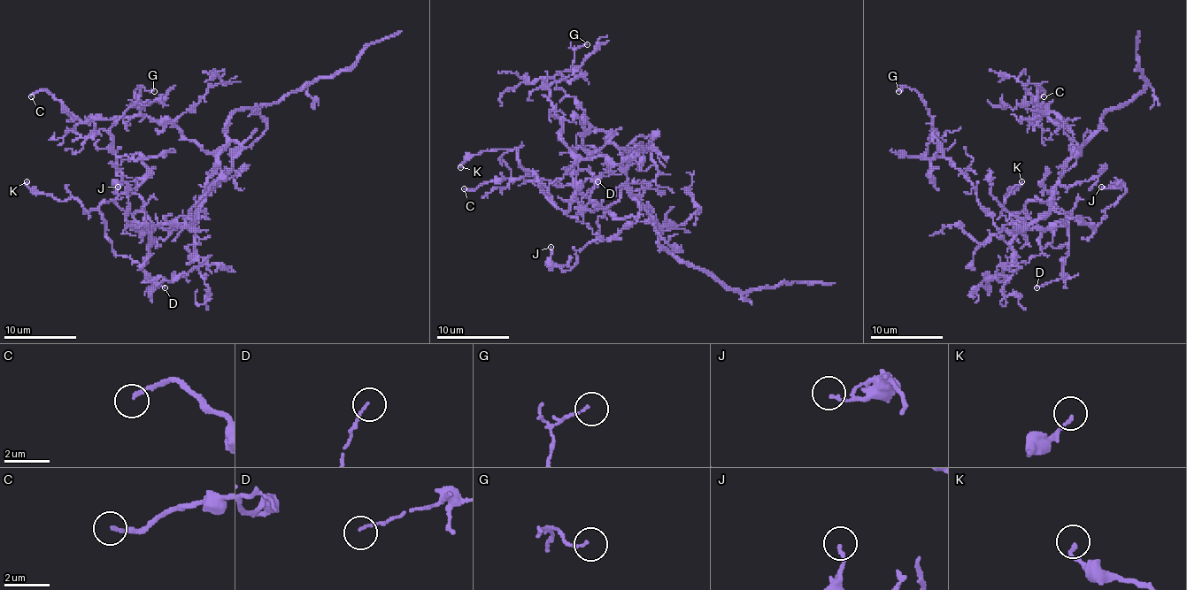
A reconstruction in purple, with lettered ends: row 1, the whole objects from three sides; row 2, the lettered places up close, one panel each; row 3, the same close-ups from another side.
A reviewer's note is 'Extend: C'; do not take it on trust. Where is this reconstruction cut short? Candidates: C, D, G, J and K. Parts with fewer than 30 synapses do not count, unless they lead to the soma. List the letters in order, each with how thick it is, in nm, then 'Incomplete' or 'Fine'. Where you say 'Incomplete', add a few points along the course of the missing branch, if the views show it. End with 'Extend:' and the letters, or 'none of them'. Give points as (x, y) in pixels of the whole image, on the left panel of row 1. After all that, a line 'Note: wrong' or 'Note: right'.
C: Thickness 170 nm. Incomplete
D: Thickness 90 nm. Fine
G: Thickness 90 nm. Fine
J: Thickness 120 nm. Fine
K: Thickness 130 nm. Fine
Extend: C
Note: right

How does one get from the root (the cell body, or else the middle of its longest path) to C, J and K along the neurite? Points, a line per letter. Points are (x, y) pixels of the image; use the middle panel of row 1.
C: (634, 198), (651, 216), (644, 221), (612, 218), (573, 185), (533, 176), (464, 188)
J: (634, 198), (637, 219), (605, 240), (592, 240), (576, 252), (569, 270), (551, 259), (551, 247)
K: (634, 198), (625, 171), (603, 157), (578, 164), (567, 212), (520, 165), (516, 149), (480, 151), (460, 167)

